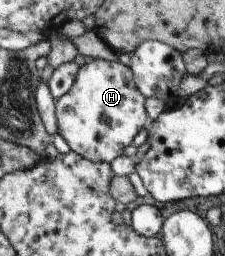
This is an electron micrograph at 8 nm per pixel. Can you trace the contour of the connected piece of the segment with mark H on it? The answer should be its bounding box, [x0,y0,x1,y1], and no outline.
[56,58,148,163]

